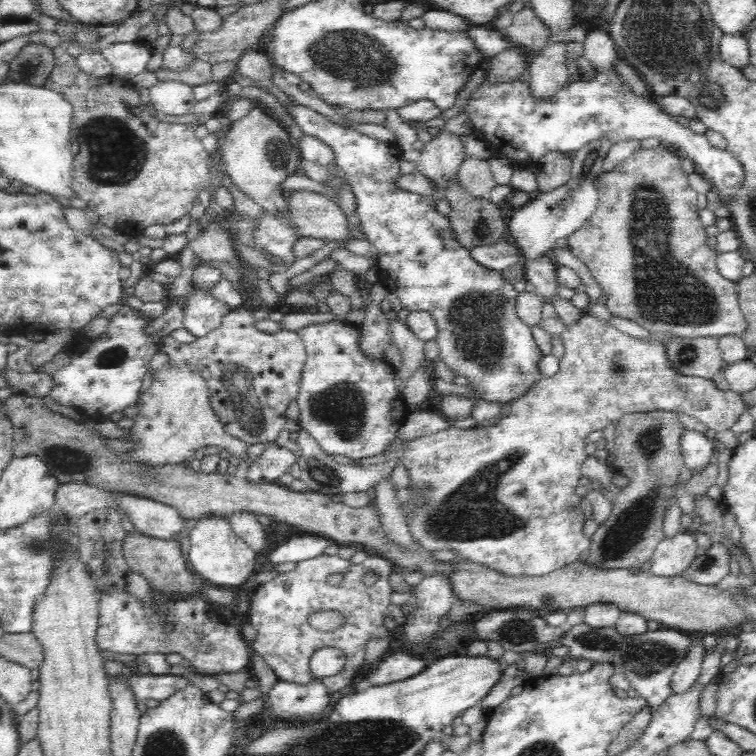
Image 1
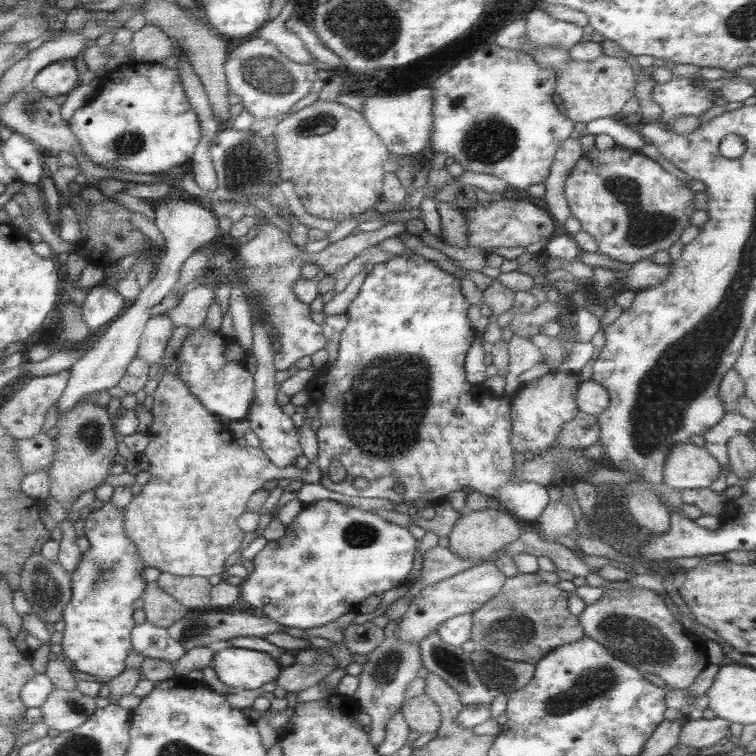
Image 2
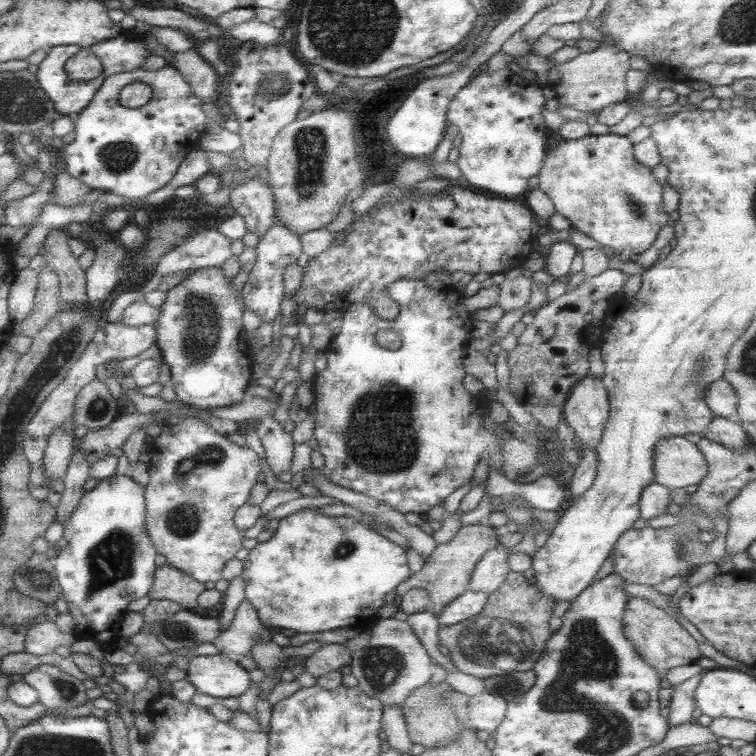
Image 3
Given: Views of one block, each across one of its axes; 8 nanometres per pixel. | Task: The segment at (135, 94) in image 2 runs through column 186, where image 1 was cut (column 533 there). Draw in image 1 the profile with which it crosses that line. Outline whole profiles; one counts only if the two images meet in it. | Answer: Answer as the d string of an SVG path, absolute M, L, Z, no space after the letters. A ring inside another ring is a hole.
M615 70L606 74L596 72L591 81L576 81L566 84L562 90L558 90L549 100L536 100L530 94L528 82L521 82L519 78L512 82L500 82L491 84L487 78L471 94L467 107L464 108L474 124L473 133L480 140L484 140L493 152L493 156L506 155L512 164L528 166L530 162L538 160L545 154L560 152L572 155L582 146L604 138L617 144L629 140L645 140L648 138L659 139L662 146L674 150L678 156L689 158L695 165L696 172L703 176L710 184L712 190L719 196L722 202L728 203L732 196L736 196L744 184L744 169L742 163L725 149L720 150L712 147L706 135L695 133L690 127L682 127L676 117L666 114L656 103L656 98L650 93L648 98L636 95L632 89L624 83L621 76Z

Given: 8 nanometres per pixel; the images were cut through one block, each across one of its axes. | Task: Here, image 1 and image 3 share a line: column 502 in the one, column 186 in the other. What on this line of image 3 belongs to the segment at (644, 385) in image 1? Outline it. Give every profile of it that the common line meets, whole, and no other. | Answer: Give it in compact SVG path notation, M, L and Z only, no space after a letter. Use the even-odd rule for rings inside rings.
M186 418L182 421L170 421L167 425L164 436L160 438L154 438L151 445L147 448L151 451L151 462L148 465L148 473L150 476L150 482L148 486L144 487L146 514L145 525L146 532L153 542L156 552L167 560L167 564L174 568L181 570L184 574L195 578L198 582L218 582L221 579L222 568L224 564L231 558L236 556L236 552L242 547L242 539L244 532L238 530L238 527L234 524L234 515L236 511L247 502L250 497L252 488L258 483L258 475L260 474L260 457L258 454L250 449L248 446L239 446L238 444L231 442L228 436L221 435L217 430L214 430L199 418Z

